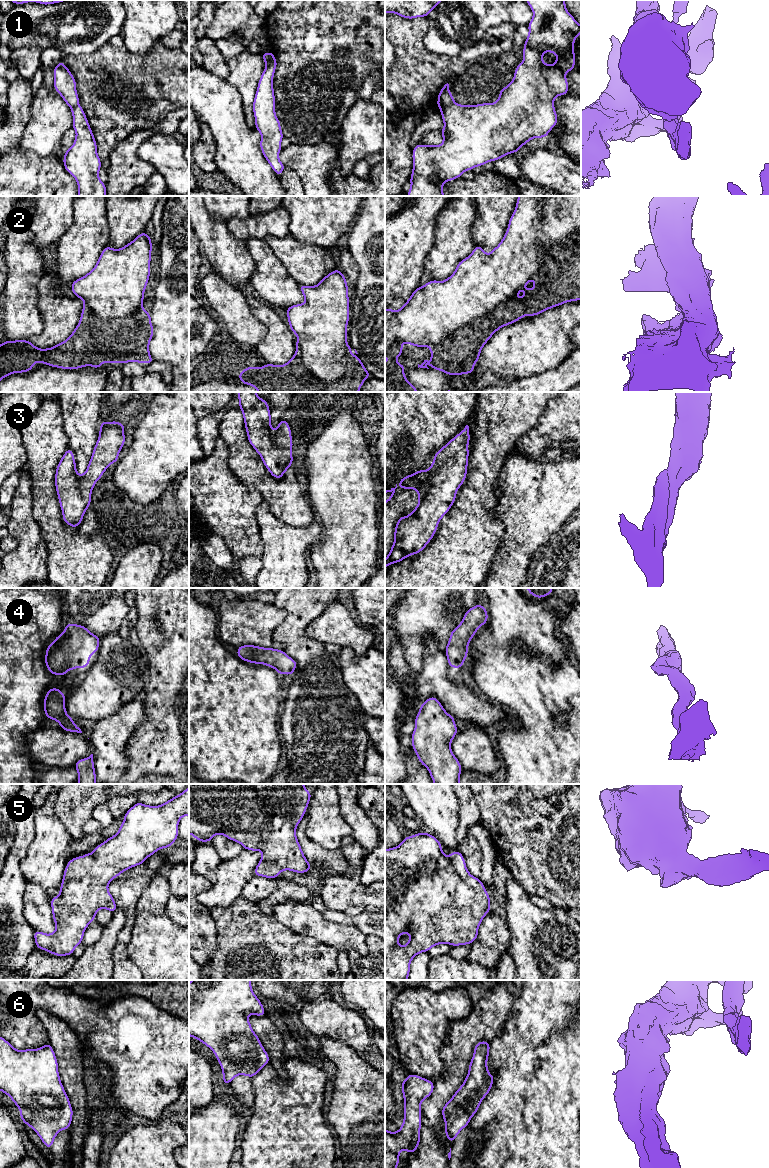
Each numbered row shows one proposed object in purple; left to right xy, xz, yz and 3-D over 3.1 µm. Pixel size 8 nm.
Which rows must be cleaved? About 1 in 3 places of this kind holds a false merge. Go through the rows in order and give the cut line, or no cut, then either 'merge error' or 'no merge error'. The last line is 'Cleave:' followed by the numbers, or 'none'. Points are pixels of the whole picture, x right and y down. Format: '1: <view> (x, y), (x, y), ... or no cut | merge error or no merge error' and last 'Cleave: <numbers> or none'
1: yz (454, 102), (440, 109) | merge error
2: no cut | no merge error
3: no cut | no merge error
4: no cut | no merge error
5: no cut | no merge error
6: no cut | no merge error
Cleave: 1

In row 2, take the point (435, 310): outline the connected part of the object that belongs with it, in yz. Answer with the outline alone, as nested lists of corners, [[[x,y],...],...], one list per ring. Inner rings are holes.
[[[518,196],[516,207],[508,222],[508,229],[491,253],[486,254],[482,246],[475,246],[472,253],[461,260],[453,274],[444,281],[431,280],[421,287],[417,287],[407,302],[397,311],[385,309],[385,392],[419,392],[405,377],[405,366],[396,359],[403,354],[402,344],[417,347],[429,347],[431,352],[431,369],[444,372],[446,375],[470,374],[474,371],[474,364],[478,362],[480,353],[488,340],[502,327],[517,322],[522,317],[539,315],[544,311],[571,301],[581,300],[581,196]],[[534,280],[534,288],[526,289],[526,284]]]

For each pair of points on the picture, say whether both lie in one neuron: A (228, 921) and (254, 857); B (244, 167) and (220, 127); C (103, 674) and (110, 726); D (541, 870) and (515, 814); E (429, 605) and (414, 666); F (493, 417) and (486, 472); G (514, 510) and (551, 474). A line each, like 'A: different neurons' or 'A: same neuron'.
A: different neurons
B: same neuron
C: different neurons
D: same neuron
E: same neuron
F: same neuron
G: same neuron

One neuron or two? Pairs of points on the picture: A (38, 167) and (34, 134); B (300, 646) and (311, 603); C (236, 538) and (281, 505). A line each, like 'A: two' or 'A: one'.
A: two
B: one
C: two

